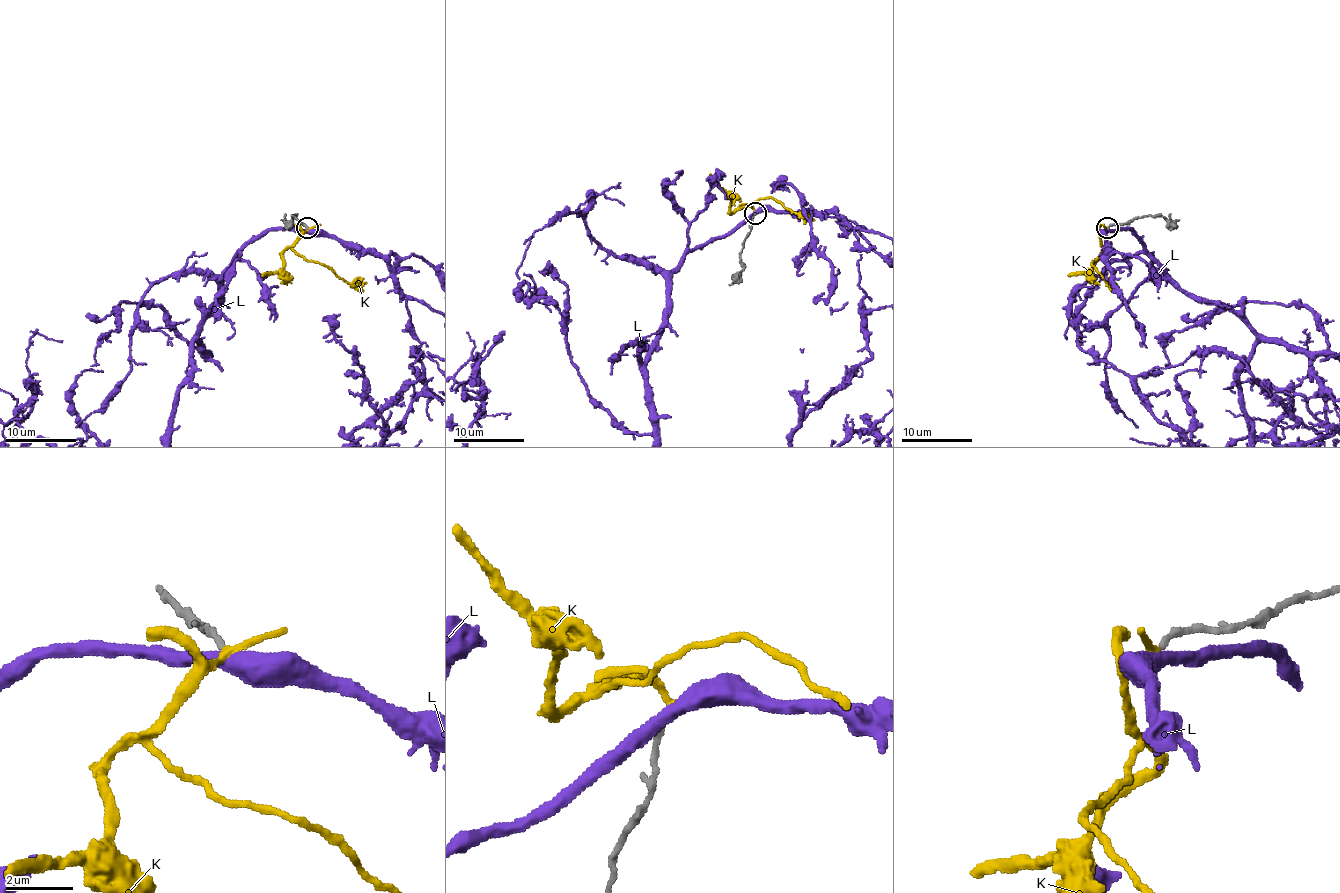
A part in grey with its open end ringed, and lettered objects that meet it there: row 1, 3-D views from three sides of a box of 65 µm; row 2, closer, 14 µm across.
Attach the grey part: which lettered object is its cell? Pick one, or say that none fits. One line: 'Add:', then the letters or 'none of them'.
Add: K

